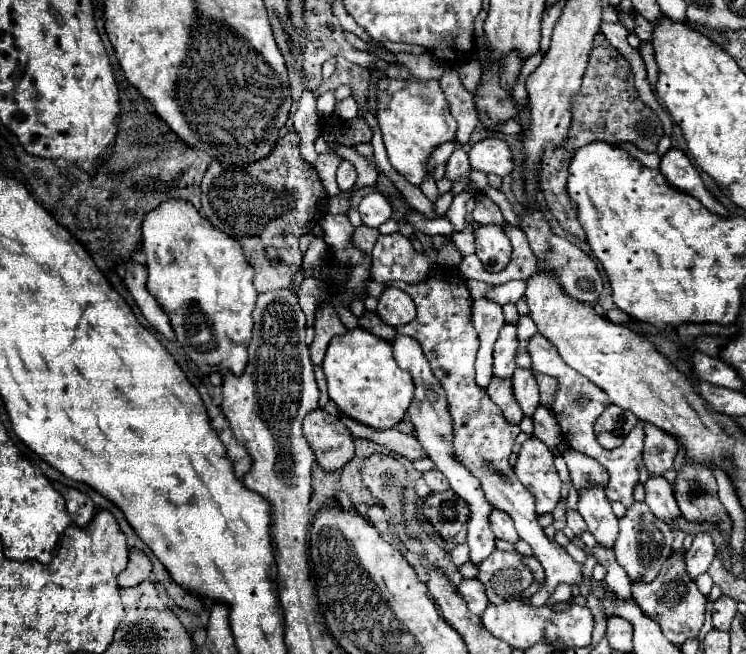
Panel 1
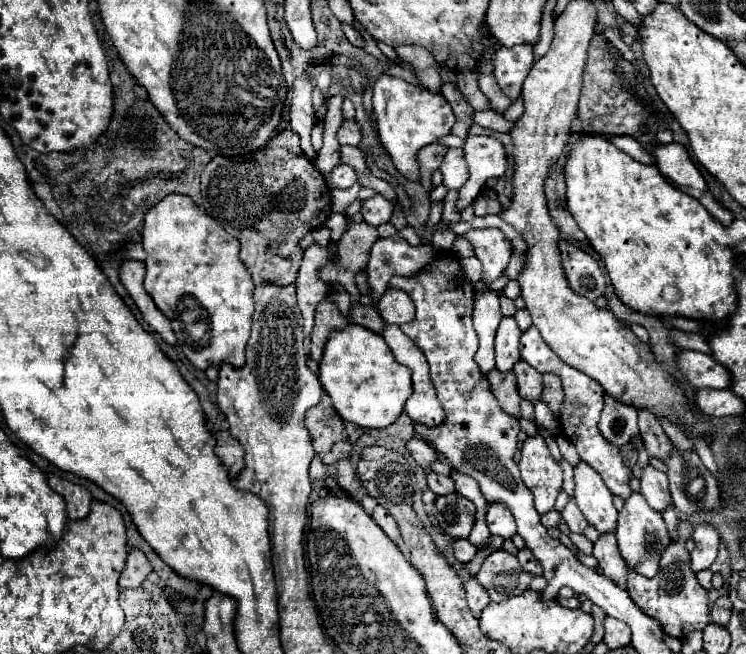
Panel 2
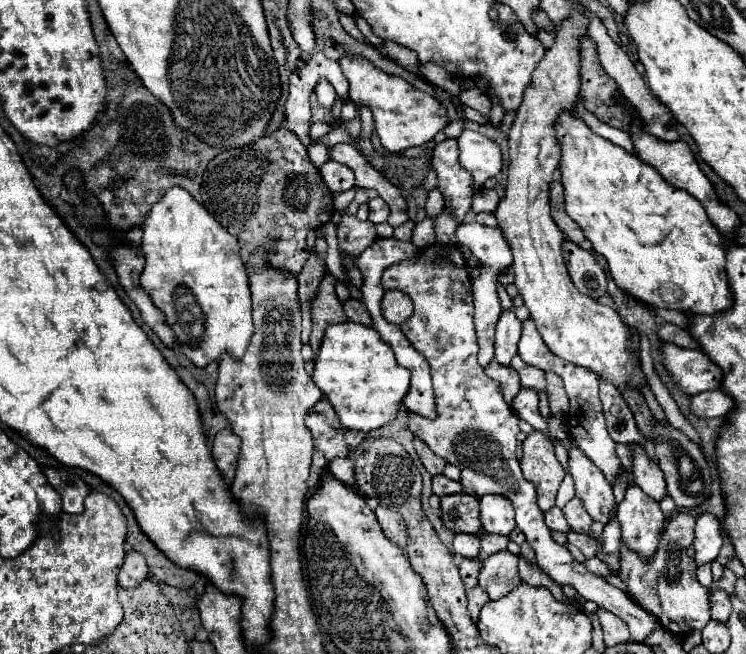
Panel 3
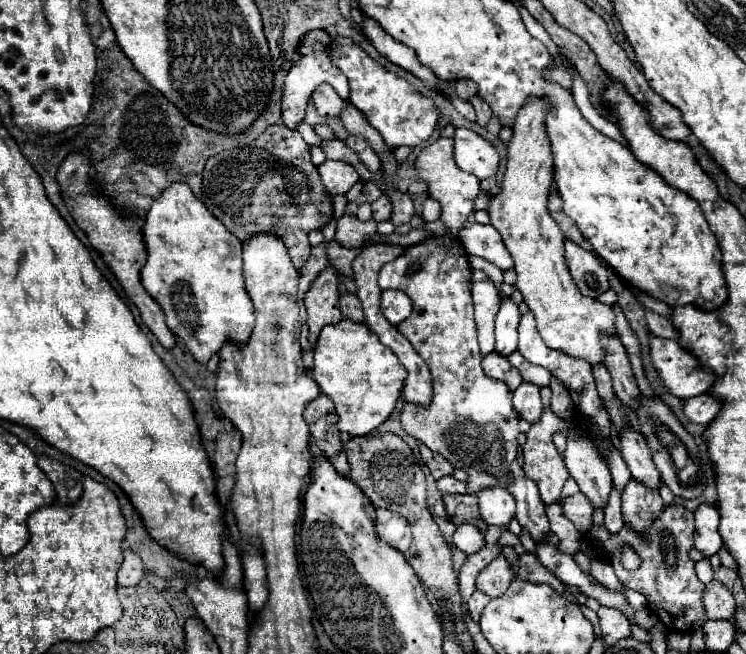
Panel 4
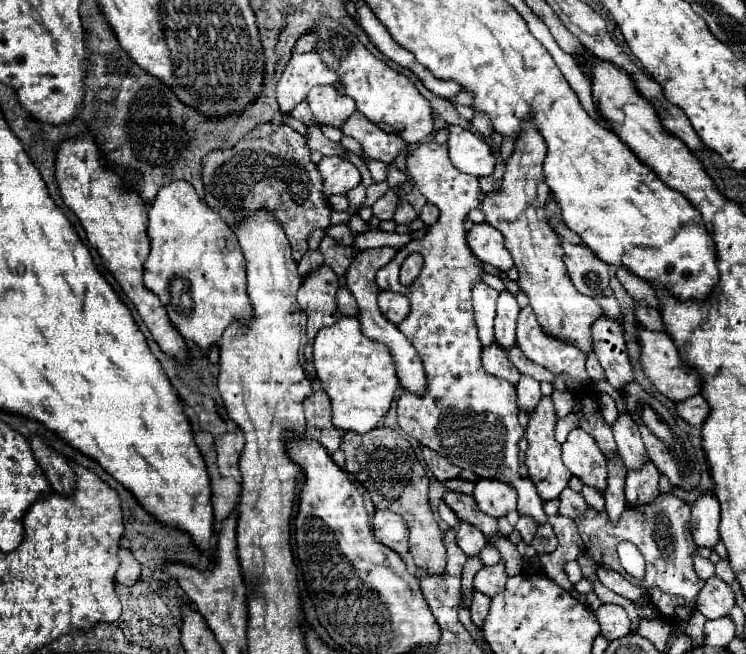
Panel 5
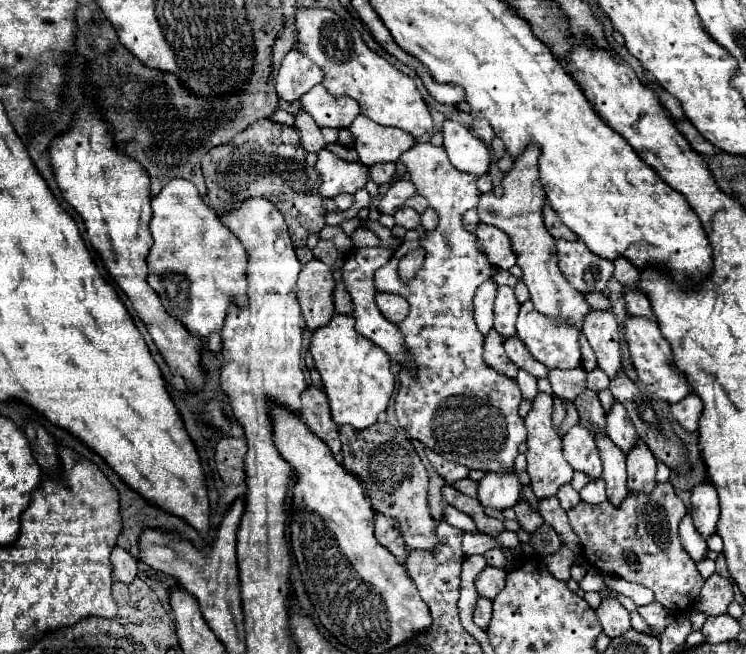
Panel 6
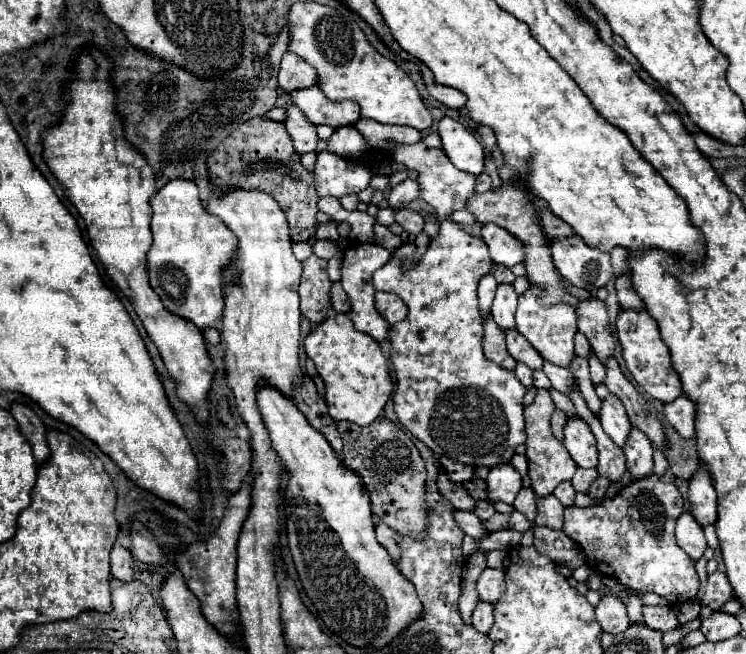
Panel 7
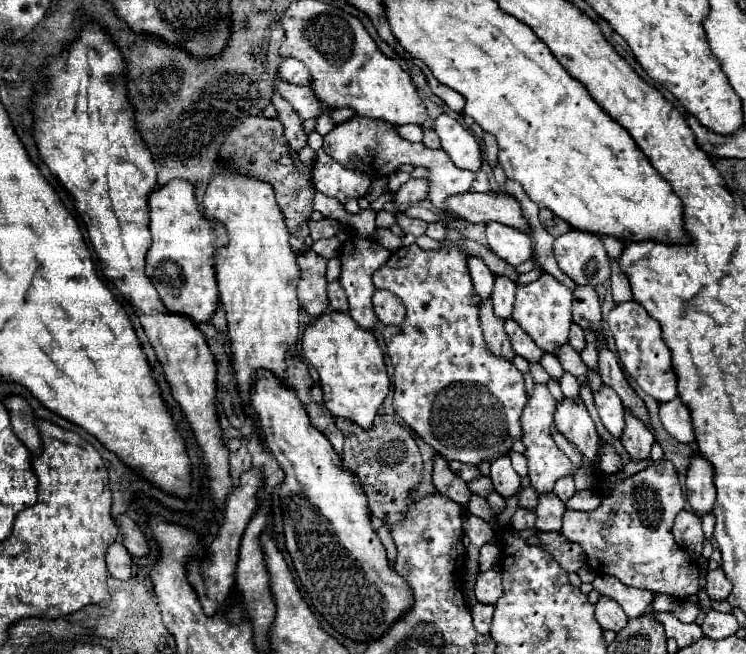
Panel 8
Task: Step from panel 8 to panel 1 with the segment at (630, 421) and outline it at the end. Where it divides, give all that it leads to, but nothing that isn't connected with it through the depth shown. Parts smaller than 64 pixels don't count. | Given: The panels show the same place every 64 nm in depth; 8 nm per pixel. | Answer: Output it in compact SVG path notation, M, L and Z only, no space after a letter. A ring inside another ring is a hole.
M634 502L634 506L628 508L626 516L620 520L620 534L614 546L616 562L626 570L630 582L652 582L658 576L664 560L672 554L672 542L674 534L670 532L668 524L652 516L644 502Z

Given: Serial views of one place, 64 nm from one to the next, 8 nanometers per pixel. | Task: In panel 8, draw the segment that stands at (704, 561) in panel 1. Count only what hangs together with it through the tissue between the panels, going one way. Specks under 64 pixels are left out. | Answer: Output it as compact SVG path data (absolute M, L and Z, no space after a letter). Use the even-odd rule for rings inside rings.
M700 454L692 458L692 464L686 474L686 494L688 502L696 516L710 514L714 510L716 500L716 488L714 488L714 470L710 468L708 460L704 460Z

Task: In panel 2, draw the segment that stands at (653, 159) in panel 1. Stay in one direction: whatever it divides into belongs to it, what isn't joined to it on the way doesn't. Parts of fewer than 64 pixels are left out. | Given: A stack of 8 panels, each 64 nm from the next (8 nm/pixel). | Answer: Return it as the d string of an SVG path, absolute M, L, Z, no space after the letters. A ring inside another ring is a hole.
M614 136L614 138L610 138L610 142L612 142L614 146L618 146L620 150L624 150L626 154L630 154L634 160L638 160L638 162L642 162L642 164L654 164L652 154L648 154L648 150L644 150L634 138Z

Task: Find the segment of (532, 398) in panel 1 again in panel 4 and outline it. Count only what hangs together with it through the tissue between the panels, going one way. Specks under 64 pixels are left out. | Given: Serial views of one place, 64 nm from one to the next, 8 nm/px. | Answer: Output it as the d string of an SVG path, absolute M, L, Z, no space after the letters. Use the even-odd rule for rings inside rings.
M514 352L512 356L508 356L510 364L514 368L518 368L520 376L524 382L530 382L530 384L536 384L536 386L548 386L550 384L550 372L546 368L540 368L536 364L528 364L528 360L524 360L520 356L520 352Z

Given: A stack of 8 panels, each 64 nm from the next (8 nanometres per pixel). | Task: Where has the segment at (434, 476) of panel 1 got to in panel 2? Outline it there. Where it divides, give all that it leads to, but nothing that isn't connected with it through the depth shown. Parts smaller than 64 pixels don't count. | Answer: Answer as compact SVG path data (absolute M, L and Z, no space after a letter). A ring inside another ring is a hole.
M428 472L426 480L428 480L428 488L438 496L454 492L454 484L452 484L452 480L448 476L442 476L442 474L436 474L436 472Z

